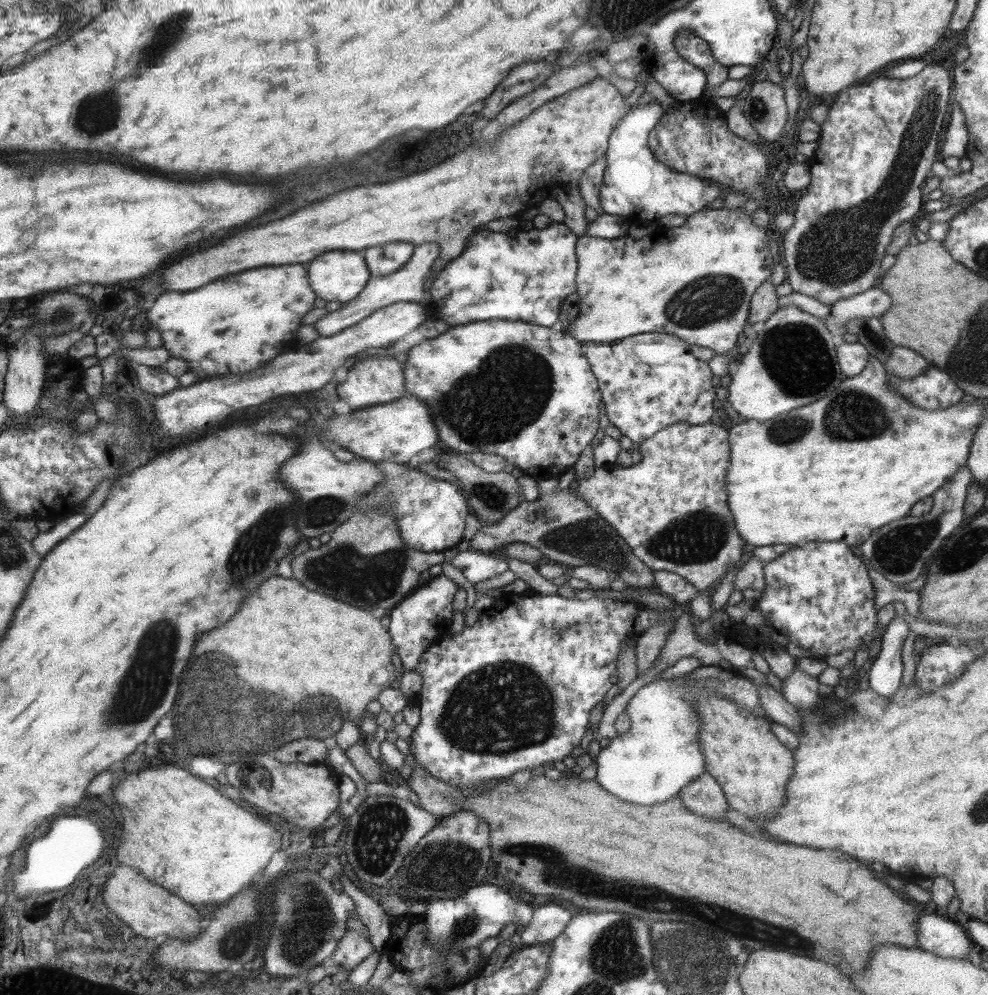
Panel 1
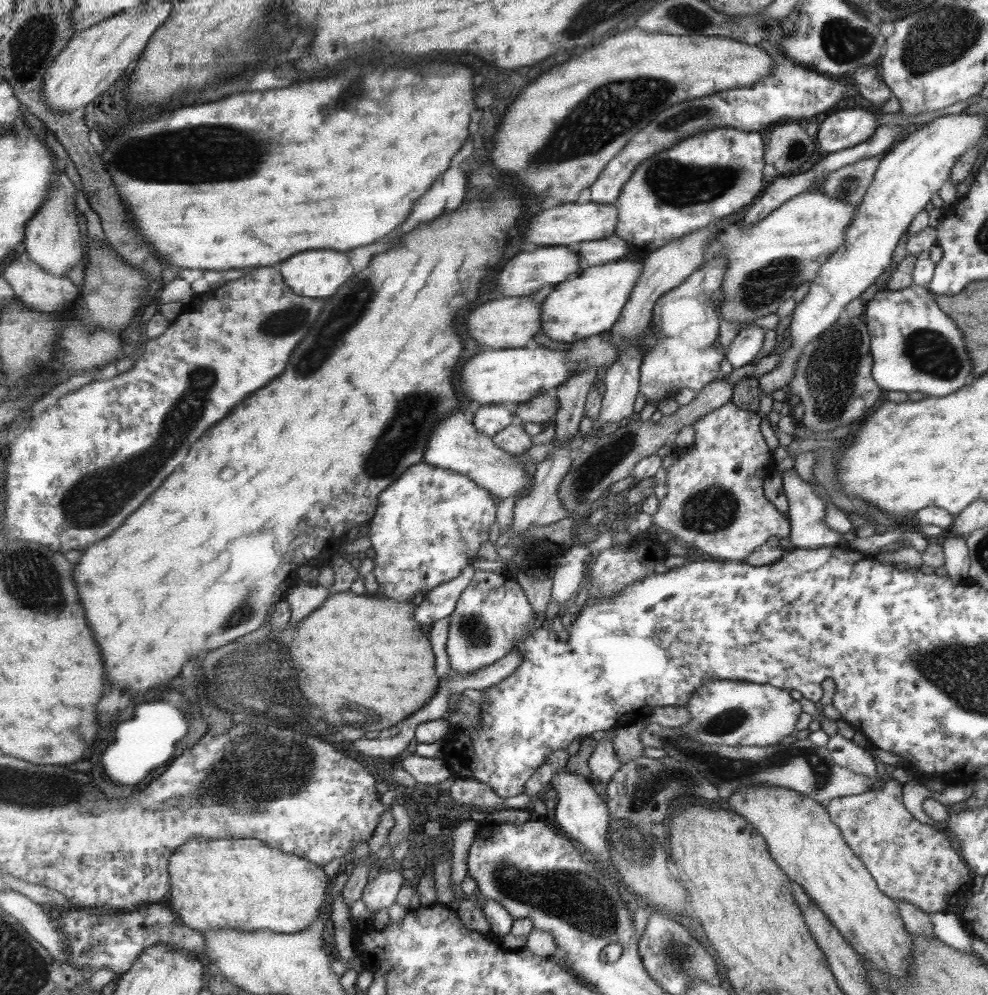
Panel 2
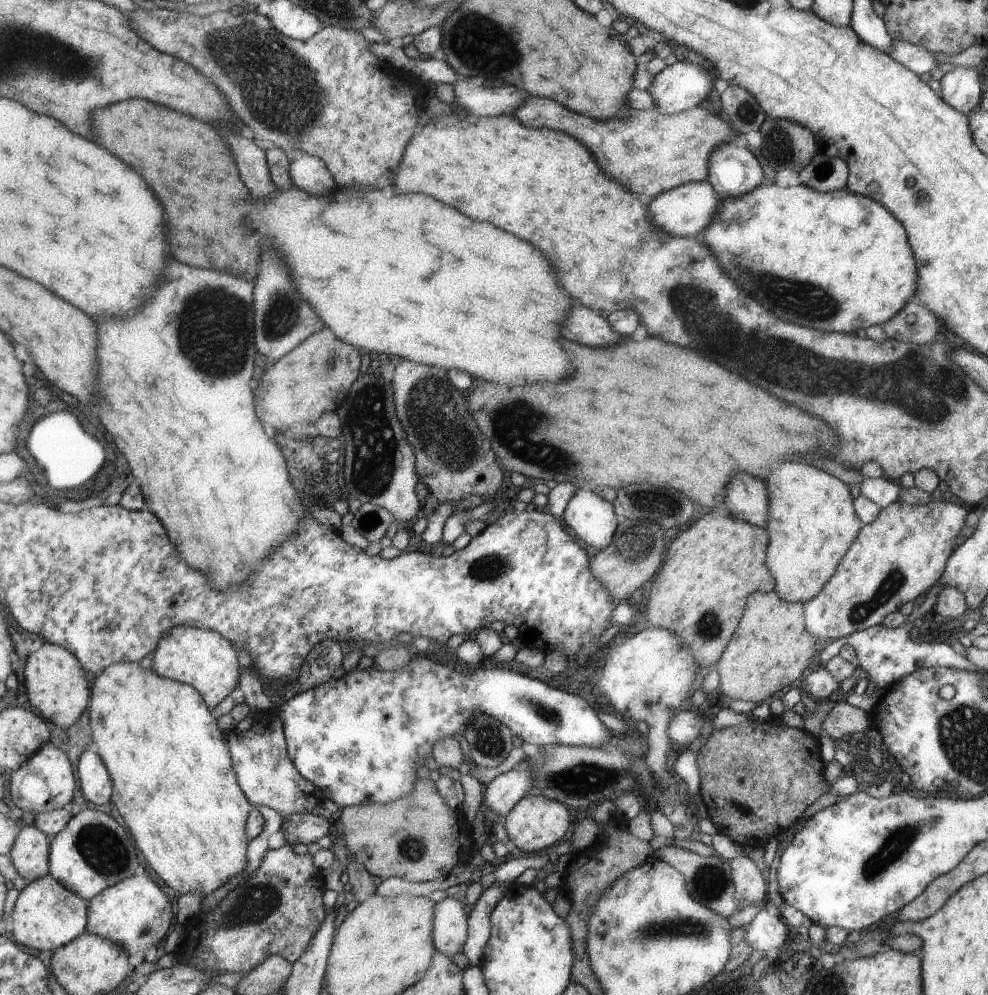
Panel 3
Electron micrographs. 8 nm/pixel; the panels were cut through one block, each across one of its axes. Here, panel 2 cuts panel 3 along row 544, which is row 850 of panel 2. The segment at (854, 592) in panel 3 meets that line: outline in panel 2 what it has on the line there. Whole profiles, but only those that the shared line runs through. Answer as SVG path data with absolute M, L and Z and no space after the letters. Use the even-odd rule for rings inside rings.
M894 779L874 791L838 796L823 804L842 838L873 876L877 888L892 900L917 906L925 914L961 908L971 896L970 867L931 825L919 824L901 804L901 784Z

